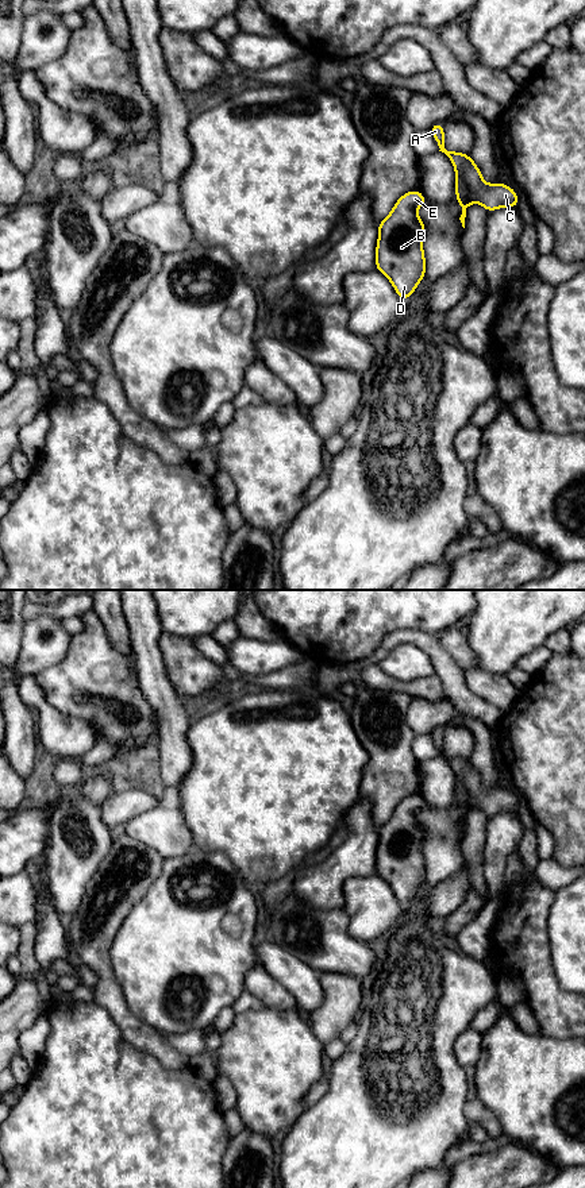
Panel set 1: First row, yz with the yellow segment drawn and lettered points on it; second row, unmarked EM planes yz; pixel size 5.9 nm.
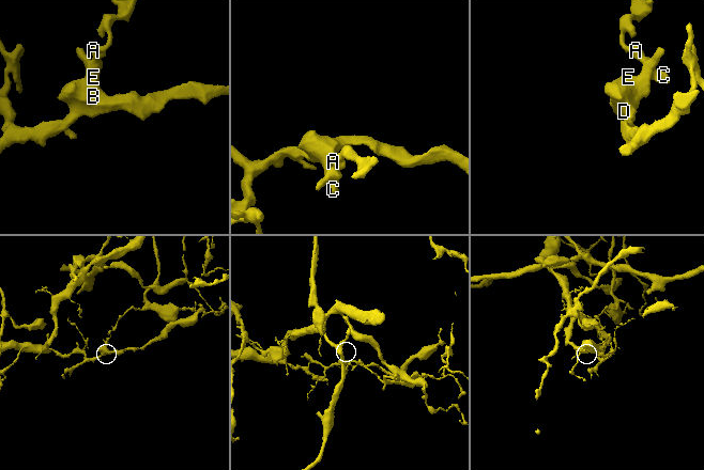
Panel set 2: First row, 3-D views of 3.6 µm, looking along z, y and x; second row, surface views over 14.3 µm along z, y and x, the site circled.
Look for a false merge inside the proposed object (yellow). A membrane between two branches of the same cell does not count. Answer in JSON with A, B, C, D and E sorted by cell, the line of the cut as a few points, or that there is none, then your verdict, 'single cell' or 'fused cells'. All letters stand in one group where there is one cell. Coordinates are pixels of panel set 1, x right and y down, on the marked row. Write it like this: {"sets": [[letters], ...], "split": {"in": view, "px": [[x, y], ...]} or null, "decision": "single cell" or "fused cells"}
{"sets": [["A", "C"], ["B", "D", "E"]], "split": {"in": "yz", "px": [[455, 172], [465, 181], [472, 201]]}, "decision": "fused cells"}

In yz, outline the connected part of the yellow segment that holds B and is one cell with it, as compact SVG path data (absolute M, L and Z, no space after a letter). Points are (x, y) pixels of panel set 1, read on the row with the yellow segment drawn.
M419 192L403 194L392 212L378 223L376 269L393 285L404 302L426 274L423 238L426 225L416 211L428 200Z

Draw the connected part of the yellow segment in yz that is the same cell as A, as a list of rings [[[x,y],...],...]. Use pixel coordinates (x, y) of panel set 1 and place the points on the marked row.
[[[443,123],[432,124],[428,128],[439,146],[439,151],[444,153],[455,167],[455,173],[461,174],[466,181],[470,201],[481,204],[488,213],[501,207],[517,208],[517,193],[508,185],[496,182],[488,185],[481,176],[481,170],[473,162],[469,154],[447,151],[444,148],[444,128]]]

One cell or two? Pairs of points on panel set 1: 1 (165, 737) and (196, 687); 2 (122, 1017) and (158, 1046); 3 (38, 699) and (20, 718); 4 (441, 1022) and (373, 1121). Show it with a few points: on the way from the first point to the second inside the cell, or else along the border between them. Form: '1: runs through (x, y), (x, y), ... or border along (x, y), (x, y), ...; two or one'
1: border along (166, 672), (173, 690), (184, 701); two
2: runs through (131, 1026), (149, 1040); one
3: border along (18, 683), (18, 694), (31, 710); two
4: runs through (424, 1049), (400, 1073), (395, 1102); one

